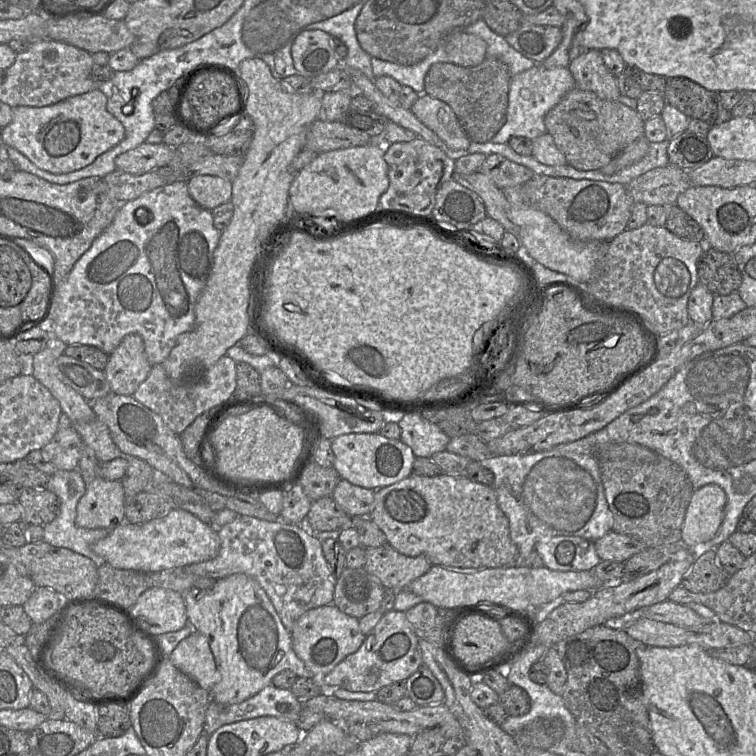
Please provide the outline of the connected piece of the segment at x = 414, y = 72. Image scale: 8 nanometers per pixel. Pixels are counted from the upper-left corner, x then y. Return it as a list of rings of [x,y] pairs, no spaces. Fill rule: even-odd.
[[[441,44],[423,61],[413,66],[403,66],[372,57],[371,64],[374,77],[389,76],[403,86],[408,86],[423,93],[425,76],[430,67],[440,61],[448,62],[448,57]],[[421,89],[421,90],[420,90]]]

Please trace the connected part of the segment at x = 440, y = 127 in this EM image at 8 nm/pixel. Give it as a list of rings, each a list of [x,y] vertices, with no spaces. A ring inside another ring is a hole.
[[[426,93],[419,94],[411,112],[447,145],[452,155],[464,152],[470,146],[470,139],[461,128],[453,110],[445,102]]]

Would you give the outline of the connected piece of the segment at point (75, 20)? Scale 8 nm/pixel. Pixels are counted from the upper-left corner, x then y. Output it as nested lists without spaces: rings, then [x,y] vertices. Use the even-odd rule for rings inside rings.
[[[83,13],[55,20],[46,16],[46,35],[49,39],[65,42],[90,54],[109,54],[130,48],[136,36],[124,20],[111,20],[103,15]]]

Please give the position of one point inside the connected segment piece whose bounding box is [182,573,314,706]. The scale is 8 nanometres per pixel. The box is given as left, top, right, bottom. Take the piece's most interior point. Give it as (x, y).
(250, 644)

